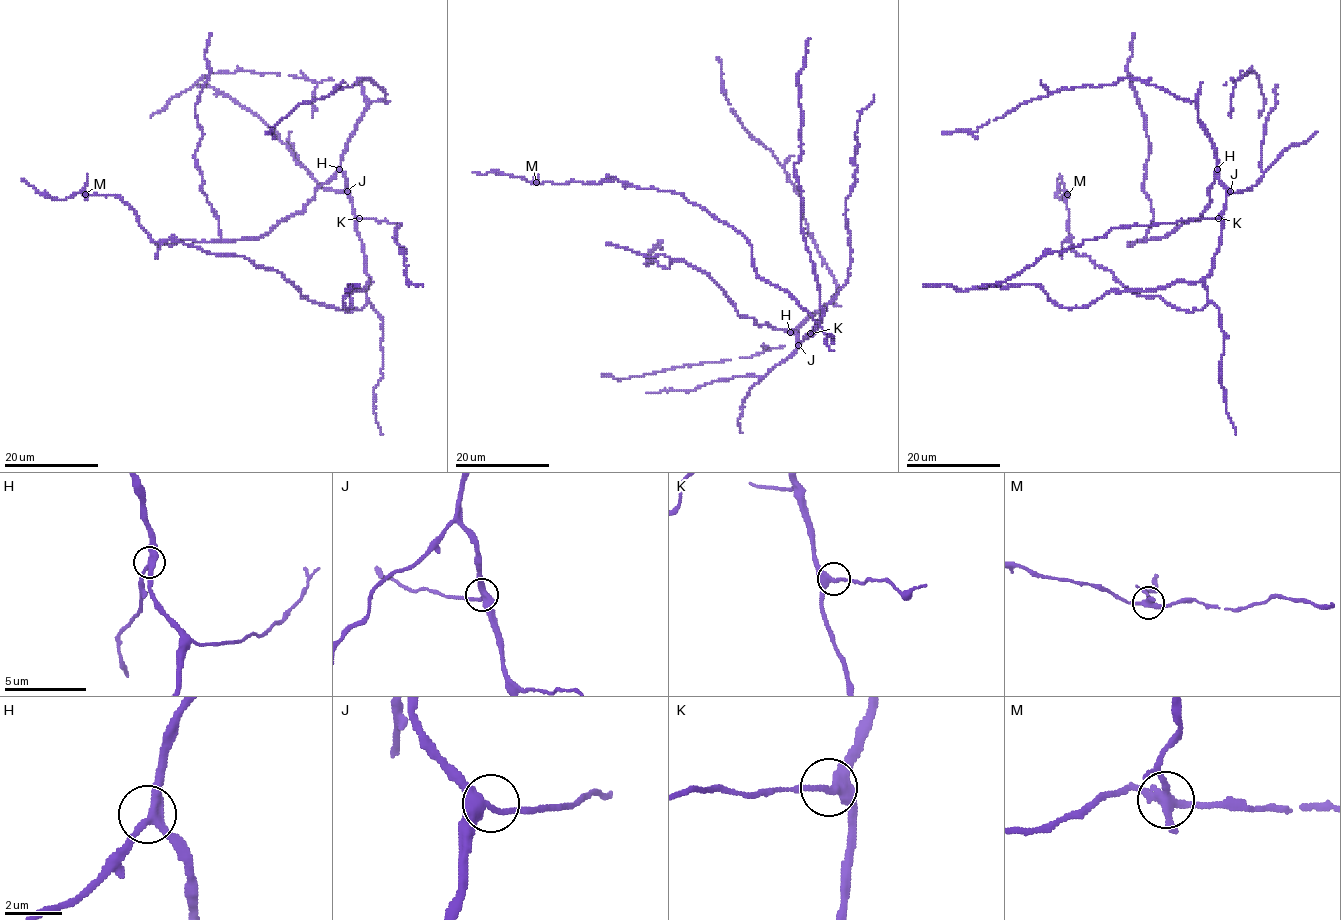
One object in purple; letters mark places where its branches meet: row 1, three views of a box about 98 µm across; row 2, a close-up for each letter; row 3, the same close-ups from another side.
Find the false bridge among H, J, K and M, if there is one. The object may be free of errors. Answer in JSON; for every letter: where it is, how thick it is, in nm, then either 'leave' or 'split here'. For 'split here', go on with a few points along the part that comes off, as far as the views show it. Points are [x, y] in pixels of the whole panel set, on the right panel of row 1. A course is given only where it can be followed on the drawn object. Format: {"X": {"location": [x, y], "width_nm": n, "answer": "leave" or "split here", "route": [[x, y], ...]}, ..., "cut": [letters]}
{"H": {"location": [1217, 169], "width_nm": 320, "answer": "leave"}, "J": {"location": [1230, 191], "width_nm": 300, "answer": "leave"}, "K": {"location": [1218, 218], "width_nm": 320, "answer": "leave"}, "M": {"location": [1067, 194], "width_nm": 280, "answer": "split here", "route": [[1067, 194], [1059, 174]]}, "cut": ["M"]}

